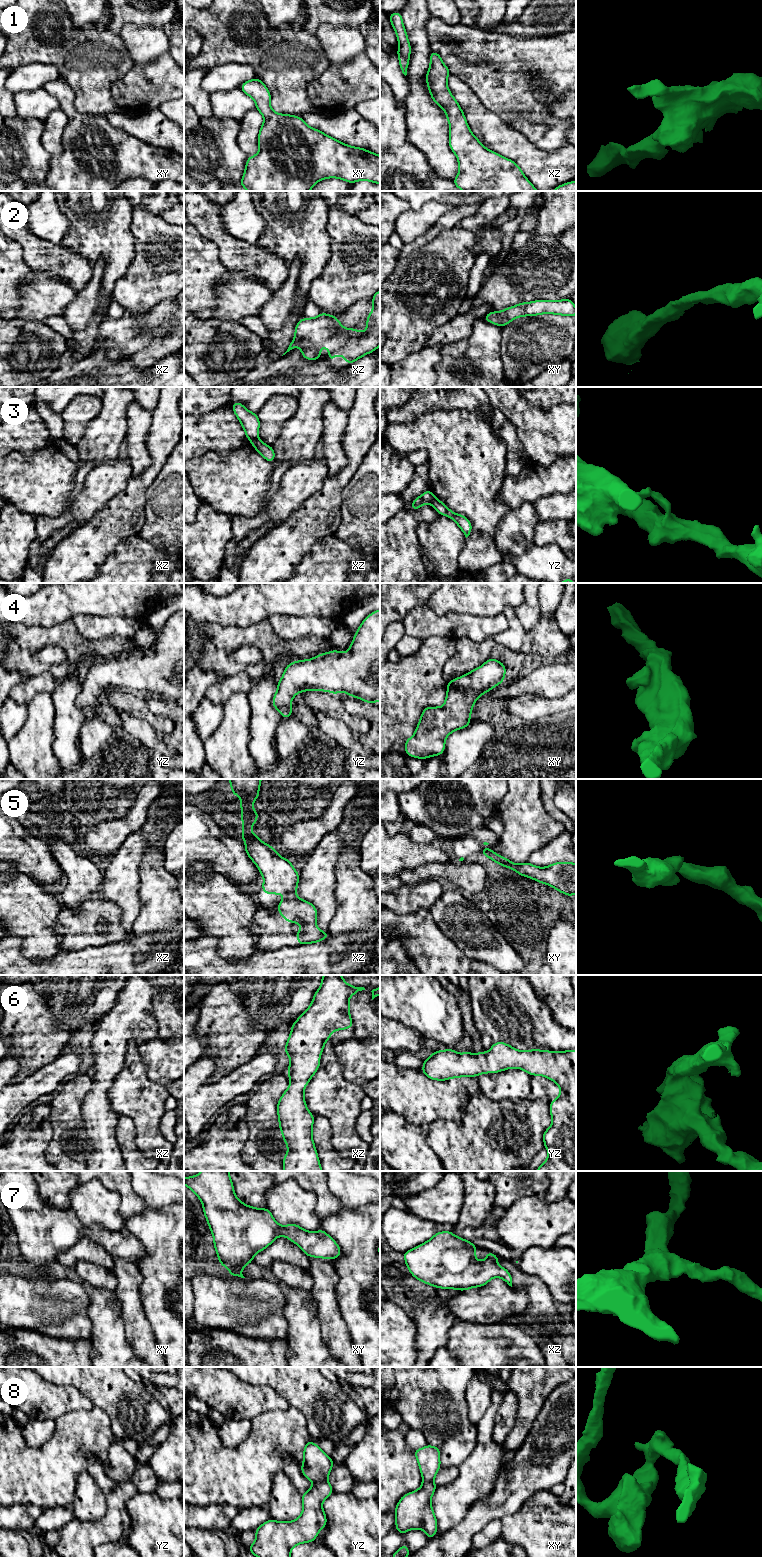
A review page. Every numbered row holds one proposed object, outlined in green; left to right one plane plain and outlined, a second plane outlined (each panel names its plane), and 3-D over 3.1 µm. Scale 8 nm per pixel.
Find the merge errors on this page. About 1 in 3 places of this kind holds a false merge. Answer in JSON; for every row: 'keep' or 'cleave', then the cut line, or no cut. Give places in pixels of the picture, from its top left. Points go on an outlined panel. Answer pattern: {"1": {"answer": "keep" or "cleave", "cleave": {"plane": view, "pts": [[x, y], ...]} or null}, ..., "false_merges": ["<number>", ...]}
{"1": {"answer": "keep", "cleave": null}, "2": {"answer": "keep", "cleave": null}, "3": {"answer": "cleave", "cleave": {"plane": "xz", "pts": [[257, 437], [251, 440]]}}, "4": {"answer": "keep", "cleave": null}, "5": {"answer": "cleave", "cleave": {"plane": "xz", "pts": [[294, 895], [286, 899]]}}, "6": {"answer": "keep", "cleave": null}, "7": {"answer": "keep", "cleave": null}, "8": {"answer": "cleave", "cleave": {"plane": "yz", "pts": [[326, 1479], [314, 1483]]}}, "false_merges": ["3", "5", "8"]}

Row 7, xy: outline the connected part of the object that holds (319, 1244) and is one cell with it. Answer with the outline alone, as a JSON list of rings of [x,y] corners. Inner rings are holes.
[[[202,1171],[196,1176],[185,1177],[184,1184],[203,1204],[203,1212],[213,1235],[219,1263],[229,1269],[231,1276],[245,1278],[241,1270],[253,1262],[253,1256],[263,1251],[279,1236],[285,1236],[297,1244],[308,1257],[336,1259],[340,1256],[339,1245],[324,1230],[311,1232],[297,1224],[279,1225],[269,1209],[245,1205],[235,1195],[229,1171]]]

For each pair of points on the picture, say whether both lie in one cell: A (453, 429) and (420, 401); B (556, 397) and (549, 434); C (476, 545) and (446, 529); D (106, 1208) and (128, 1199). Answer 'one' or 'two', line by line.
A: two
B: two
C: two
D: two

